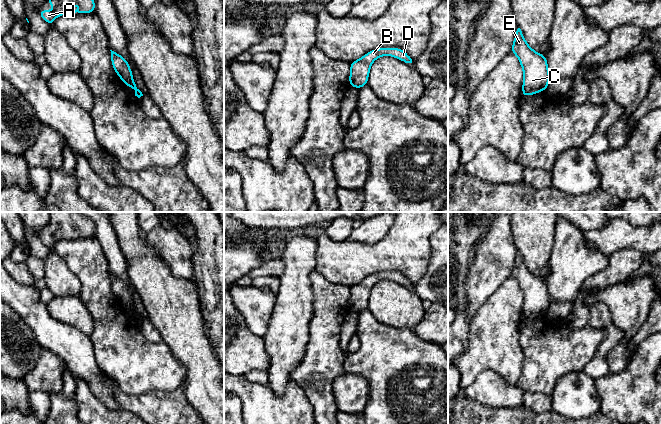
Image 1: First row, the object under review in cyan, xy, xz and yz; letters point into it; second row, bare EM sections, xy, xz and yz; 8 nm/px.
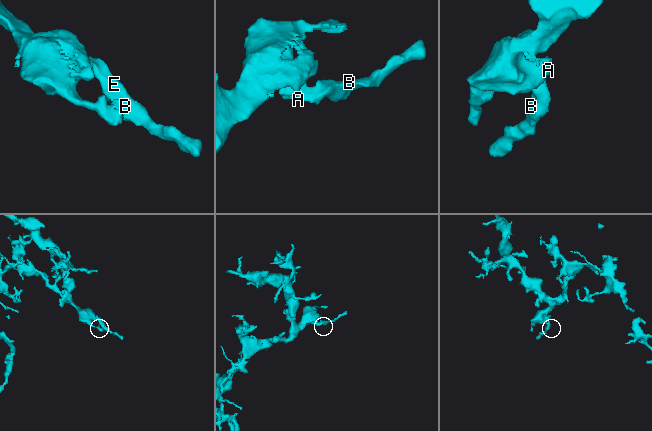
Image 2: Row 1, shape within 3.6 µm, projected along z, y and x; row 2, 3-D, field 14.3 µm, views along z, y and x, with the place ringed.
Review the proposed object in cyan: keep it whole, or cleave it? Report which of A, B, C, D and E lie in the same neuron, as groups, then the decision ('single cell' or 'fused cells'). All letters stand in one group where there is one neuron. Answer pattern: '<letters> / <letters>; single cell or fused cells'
A B C D E; single cell

